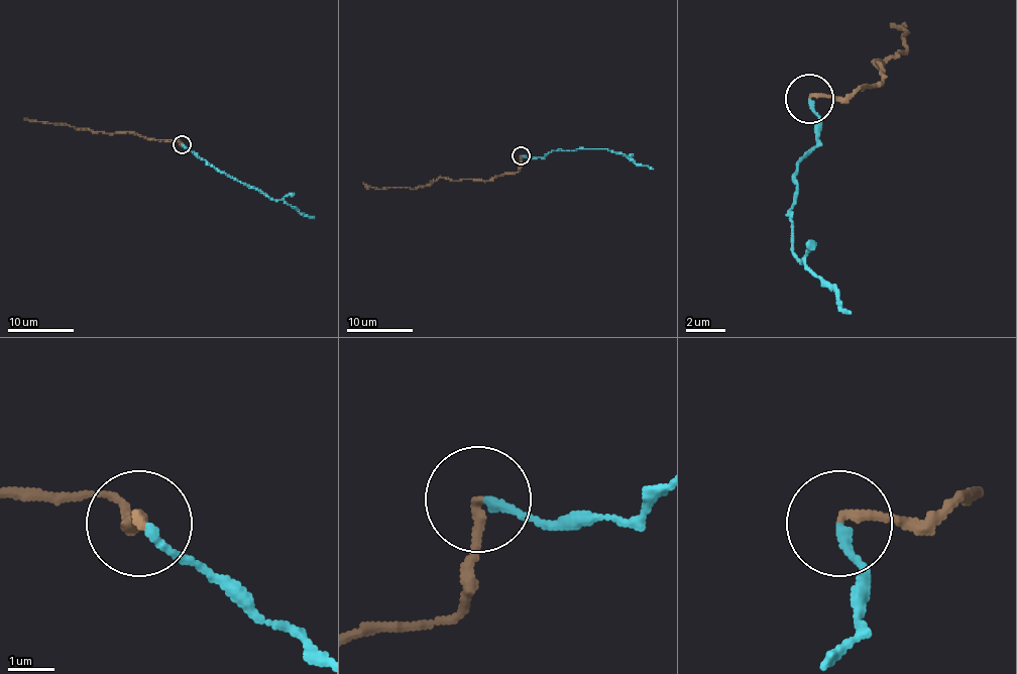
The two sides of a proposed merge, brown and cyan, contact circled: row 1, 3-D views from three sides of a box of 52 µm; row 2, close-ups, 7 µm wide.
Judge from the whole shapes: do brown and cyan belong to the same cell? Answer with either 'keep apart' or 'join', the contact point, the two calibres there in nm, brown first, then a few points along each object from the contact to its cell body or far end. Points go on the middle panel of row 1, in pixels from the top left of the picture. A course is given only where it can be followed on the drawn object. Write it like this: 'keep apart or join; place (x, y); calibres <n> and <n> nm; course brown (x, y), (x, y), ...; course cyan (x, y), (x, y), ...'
join; place (521, 155); calibres 200 and 200 nm; course brown (522, 155), (517, 173), (504, 173), (488, 181), (450, 181), (438, 178), (413, 189), (374, 189), (363, 183); course cyan (522, 155), (537, 158), (553, 150), (608, 149), (653, 169)

